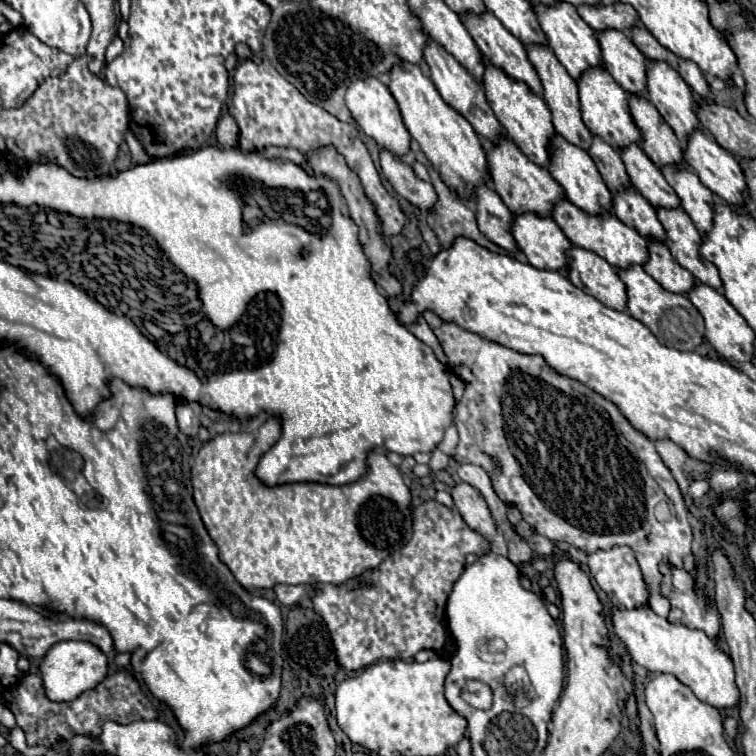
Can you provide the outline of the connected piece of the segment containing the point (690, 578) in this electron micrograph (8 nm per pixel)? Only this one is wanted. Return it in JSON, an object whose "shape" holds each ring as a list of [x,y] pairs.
{"shape":[[[659,564],[659,572],[663,576],[659,592],[671,604],[667,620],[671,624],[703,630],[709,638],[717,638],[721,632],[721,616],[715,608],[705,604],[695,574],[685,568],[671,568],[669,564]]]}

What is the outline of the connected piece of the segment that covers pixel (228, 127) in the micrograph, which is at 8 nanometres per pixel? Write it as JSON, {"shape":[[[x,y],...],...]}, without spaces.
{"shape":[[[223,114],[217,122],[217,144],[219,148],[233,148],[237,144],[239,128],[229,114]]]}

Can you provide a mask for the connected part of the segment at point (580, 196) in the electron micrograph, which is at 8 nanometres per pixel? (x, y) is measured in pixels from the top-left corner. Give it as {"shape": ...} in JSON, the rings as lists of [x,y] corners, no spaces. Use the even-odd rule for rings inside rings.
{"shape":[[[555,136],[553,142],[551,142],[551,166],[549,166],[549,172],[563,186],[563,190],[567,194],[567,200],[571,204],[577,204],[577,208],[585,208],[585,212],[589,212],[593,216],[613,214],[613,194],[605,186],[605,182],[601,180],[601,174],[597,172],[597,166],[593,164],[591,156],[585,150],[569,144],[561,136]]]}

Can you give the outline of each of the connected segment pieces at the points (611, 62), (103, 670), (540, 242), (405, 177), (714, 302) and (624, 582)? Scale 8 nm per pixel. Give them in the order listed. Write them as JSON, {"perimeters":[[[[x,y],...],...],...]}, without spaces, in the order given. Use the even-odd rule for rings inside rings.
{"perimeters":[[[[619,30],[597,32],[603,62],[613,80],[627,92],[635,96],[645,96],[647,92],[647,58],[637,50],[631,38]]],[[[57,642],[43,658],[41,676],[45,684],[45,692],[53,702],[69,702],[79,694],[95,688],[107,676],[107,656],[91,642]]],[[[521,214],[515,216],[511,230],[529,264],[543,270],[567,270],[567,250],[573,244],[553,218]]],[[[379,150],[379,164],[383,170],[383,176],[391,182],[393,190],[407,198],[411,204],[419,206],[421,210],[431,210],[431,206],[437,200],[437,194],[431,186],[431,182],[423,182],[415,176],[413,168],[399,162],[397,156],[393,156],[389,150]]],[[[697,284],[689,294],[689,300],[697,306],[705,320],[705,338],[707,342],[729,362],[741,364],[741,362],[751,362],[755,356],[755,332],[749,328],[745,318],[729,304],[729,300],[715,288]]],[[[619,546],[589,554],[589,570],[617,606],[639,608],[647,604],[649,592],[631,548]]]]}

